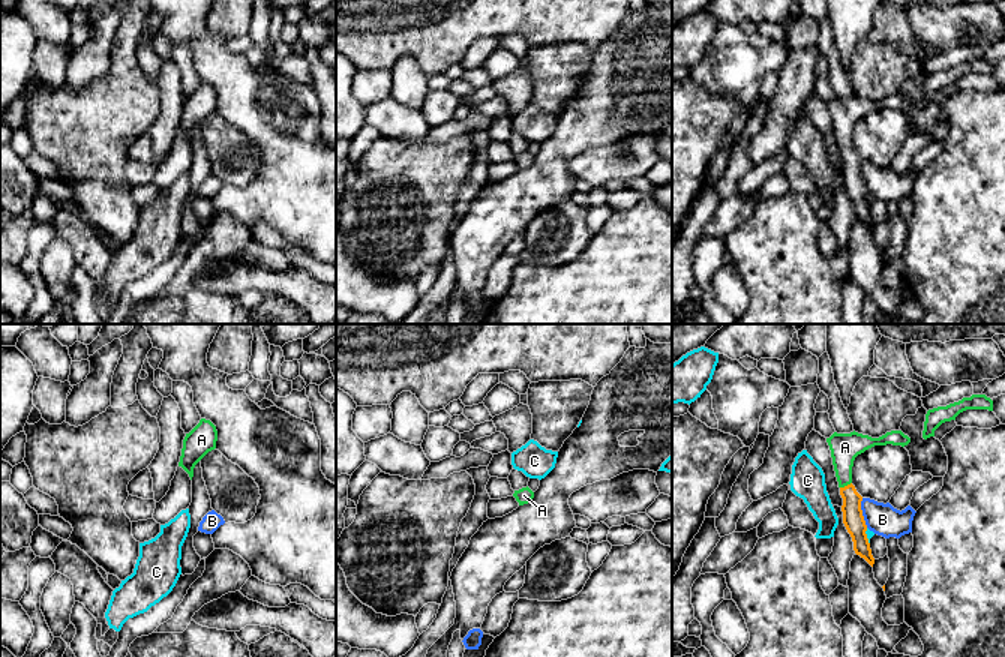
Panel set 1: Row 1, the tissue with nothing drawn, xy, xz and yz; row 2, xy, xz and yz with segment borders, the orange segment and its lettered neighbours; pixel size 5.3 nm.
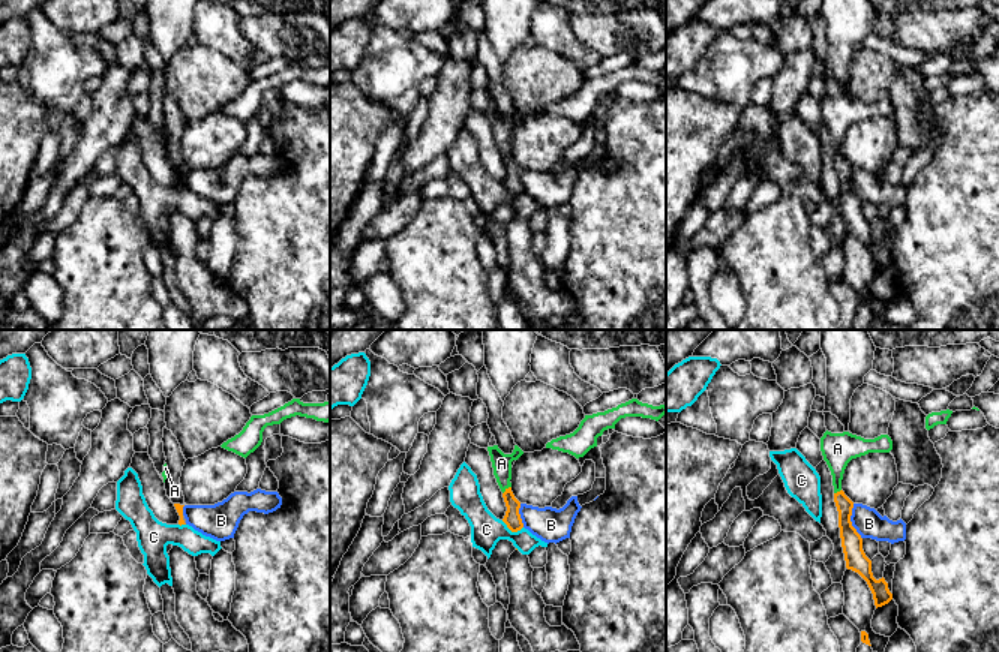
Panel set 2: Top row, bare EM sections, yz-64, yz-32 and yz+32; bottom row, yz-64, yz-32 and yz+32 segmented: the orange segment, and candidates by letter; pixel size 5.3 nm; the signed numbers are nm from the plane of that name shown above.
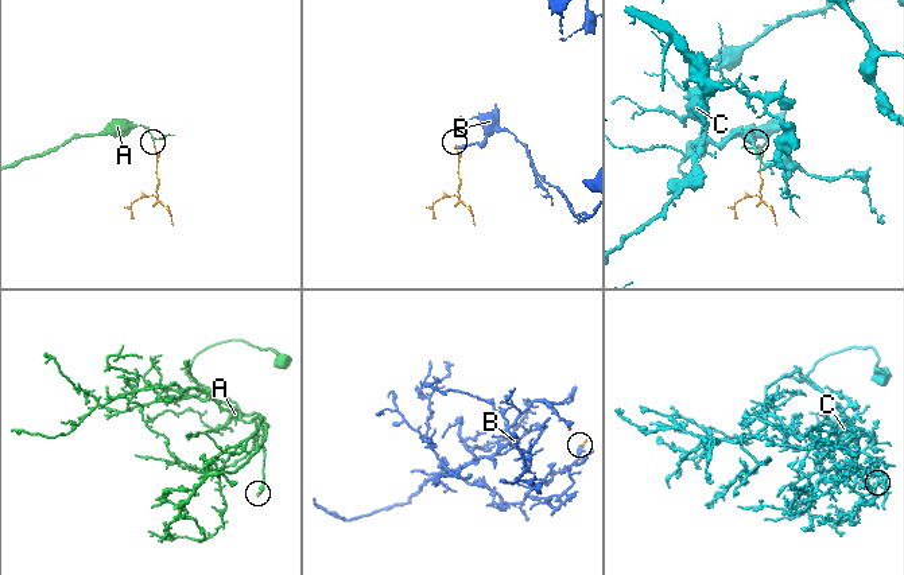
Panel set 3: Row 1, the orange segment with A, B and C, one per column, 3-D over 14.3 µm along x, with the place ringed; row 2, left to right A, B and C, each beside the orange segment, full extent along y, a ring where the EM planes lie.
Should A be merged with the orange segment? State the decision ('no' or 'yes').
yes

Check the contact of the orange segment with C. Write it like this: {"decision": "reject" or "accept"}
{"decision": "reject"}

